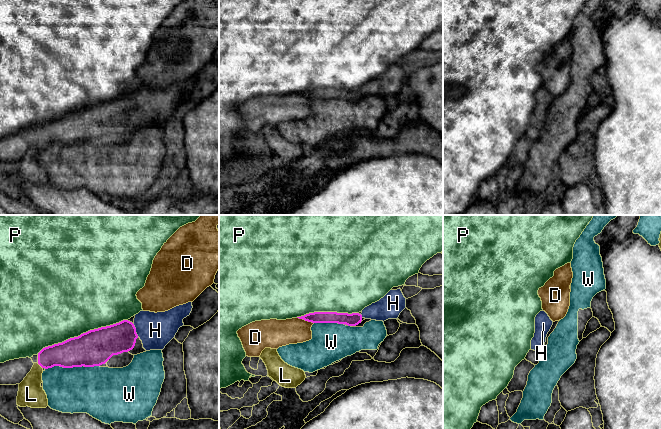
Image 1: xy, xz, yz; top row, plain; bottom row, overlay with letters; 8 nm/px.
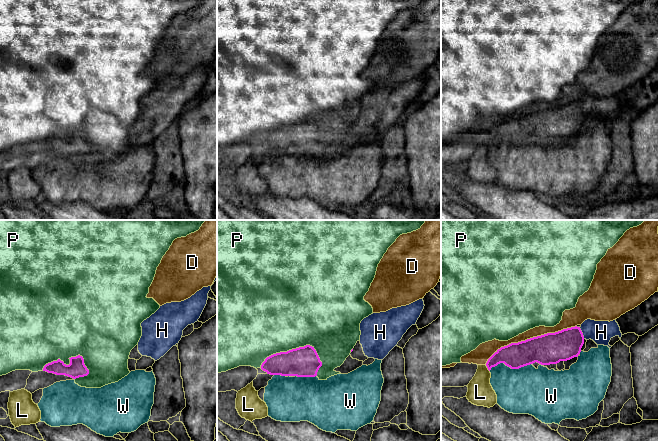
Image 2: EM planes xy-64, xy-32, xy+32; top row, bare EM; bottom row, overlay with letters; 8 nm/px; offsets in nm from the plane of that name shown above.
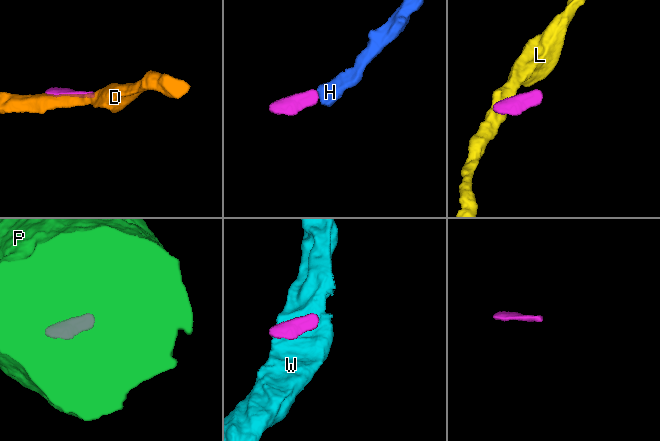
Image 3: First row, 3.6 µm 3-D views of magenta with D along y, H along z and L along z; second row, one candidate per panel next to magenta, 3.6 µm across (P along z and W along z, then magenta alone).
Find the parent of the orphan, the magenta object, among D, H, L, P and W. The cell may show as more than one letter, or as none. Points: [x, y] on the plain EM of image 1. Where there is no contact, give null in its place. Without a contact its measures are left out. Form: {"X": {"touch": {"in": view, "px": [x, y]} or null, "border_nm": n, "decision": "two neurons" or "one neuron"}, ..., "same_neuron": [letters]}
{"D": {"touch": {"in": "xz", "px": [305, 96]}, "border_nm": 140, "decision": "two neurons"}, "H": {"touch": {"in": "xy", "px": [135, 106]}, "border_nm": 120, "decision": "one neuron"}, "L": {"touch": {"in": "xy", "px": [40, 141]}, "border_nm": 60, "decision": "two neurons"}, "P": {"touch": {"in": "xy", "px": [83, 109]}, "border_nm": 800, "decision": "two neurons"}, "W": {"touch": {"in": "xy", "px": [72, 143]}, "border_nm": 440, "decision": "two neurons"}, "same_neuron": ["H"]}

